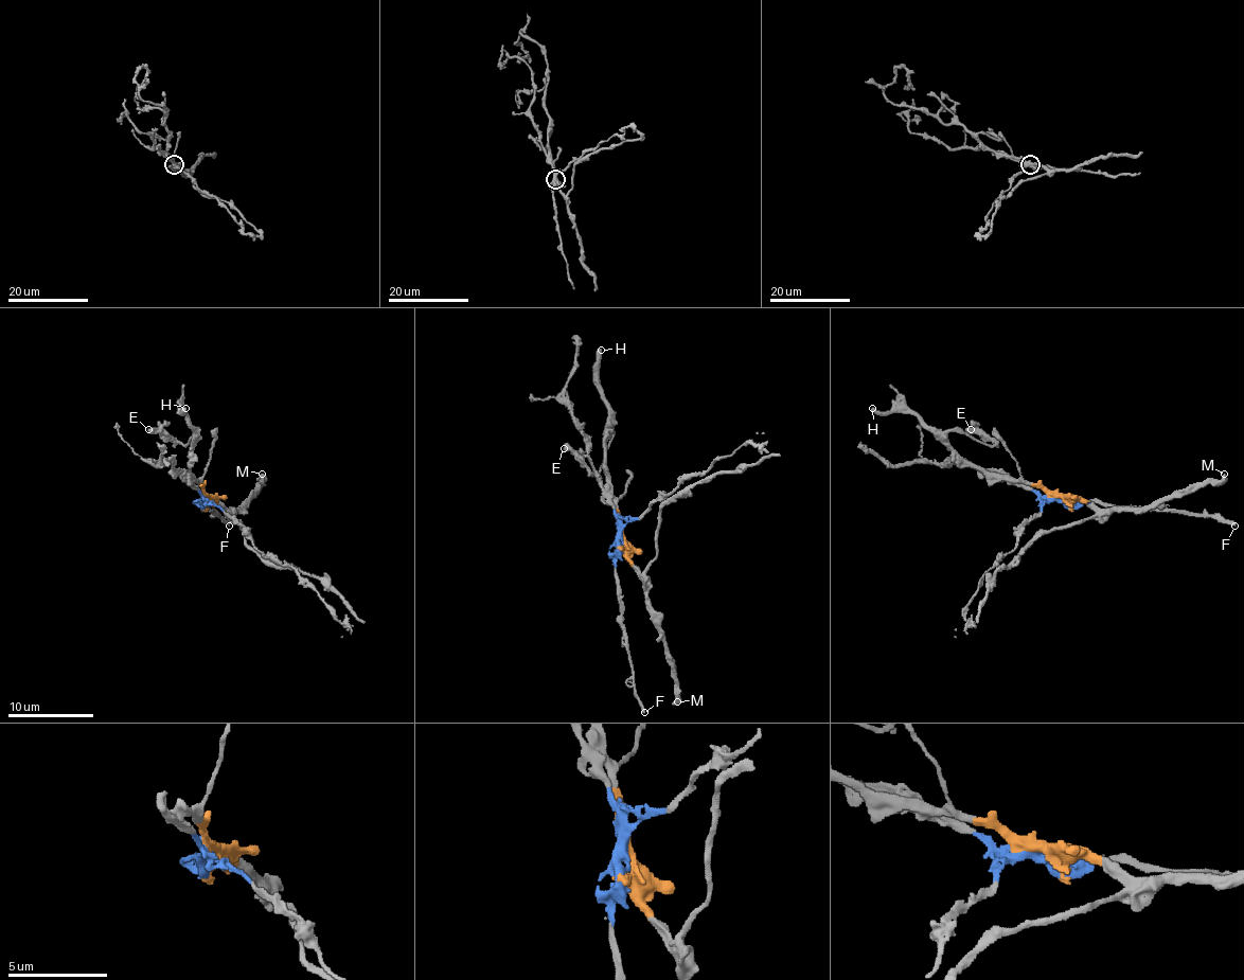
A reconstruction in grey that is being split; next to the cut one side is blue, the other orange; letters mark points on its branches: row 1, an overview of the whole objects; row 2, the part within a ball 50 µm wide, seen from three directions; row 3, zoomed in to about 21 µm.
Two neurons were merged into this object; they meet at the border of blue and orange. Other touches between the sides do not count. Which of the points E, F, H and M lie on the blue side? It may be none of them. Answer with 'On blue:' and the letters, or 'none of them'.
On blue: F

